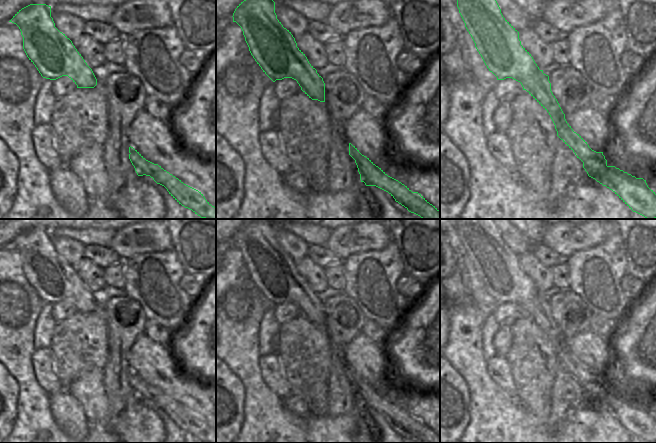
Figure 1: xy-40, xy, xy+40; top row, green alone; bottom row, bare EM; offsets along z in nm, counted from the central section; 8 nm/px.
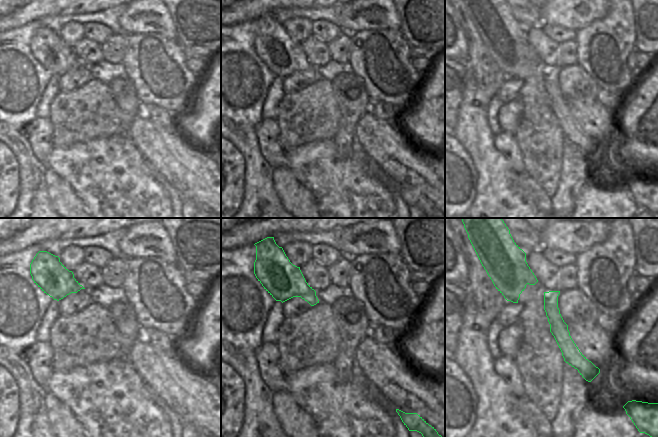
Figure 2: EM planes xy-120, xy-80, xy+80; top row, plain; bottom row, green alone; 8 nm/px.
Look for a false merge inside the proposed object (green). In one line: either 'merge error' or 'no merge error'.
no merge error

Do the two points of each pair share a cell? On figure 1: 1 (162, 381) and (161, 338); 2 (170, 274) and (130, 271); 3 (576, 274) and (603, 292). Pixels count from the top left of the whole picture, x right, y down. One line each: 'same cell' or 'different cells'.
1: different cells
2: same cell
3: same cell

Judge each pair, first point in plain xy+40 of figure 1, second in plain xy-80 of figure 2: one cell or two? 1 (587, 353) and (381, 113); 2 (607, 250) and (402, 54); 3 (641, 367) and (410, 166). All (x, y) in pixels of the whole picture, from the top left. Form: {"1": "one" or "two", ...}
{"1": "two", "2": "one", "3": "two"}

